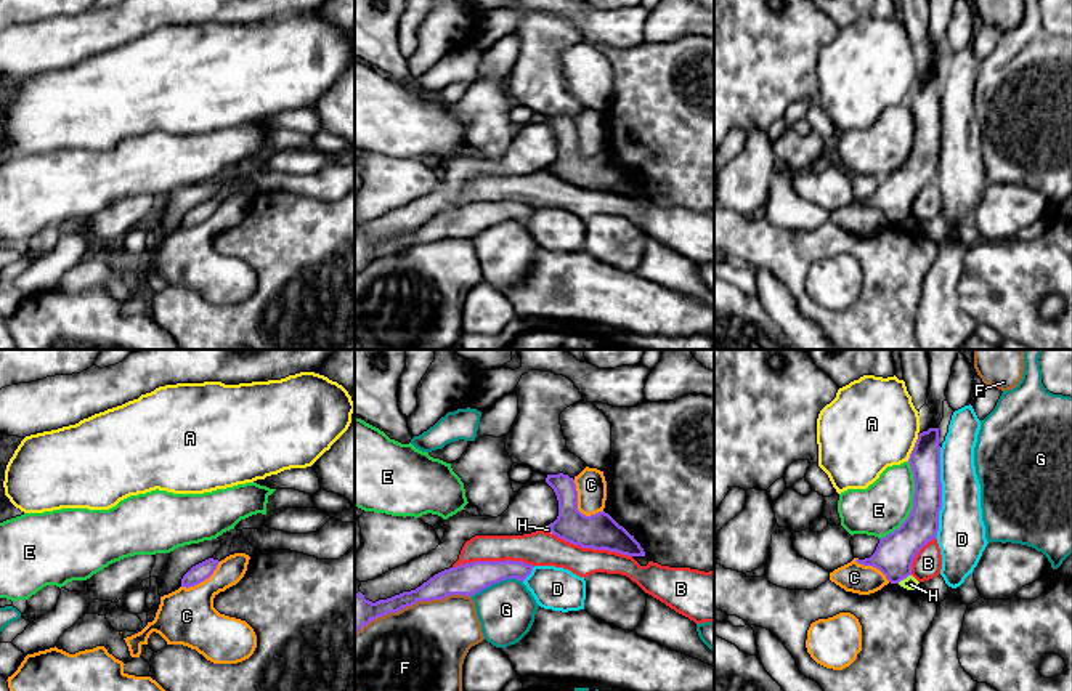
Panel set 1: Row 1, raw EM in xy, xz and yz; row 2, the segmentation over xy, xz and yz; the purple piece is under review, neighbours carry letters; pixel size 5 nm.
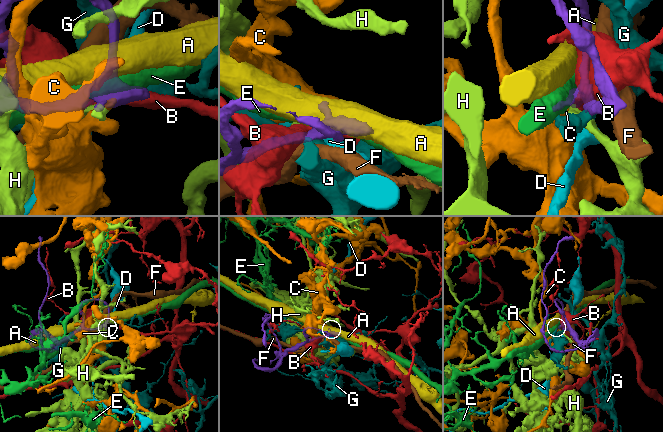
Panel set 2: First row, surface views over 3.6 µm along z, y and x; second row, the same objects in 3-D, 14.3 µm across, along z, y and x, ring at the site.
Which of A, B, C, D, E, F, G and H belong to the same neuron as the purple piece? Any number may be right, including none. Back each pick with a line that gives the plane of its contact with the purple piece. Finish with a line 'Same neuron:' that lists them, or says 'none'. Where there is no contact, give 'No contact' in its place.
Same neuron: none

